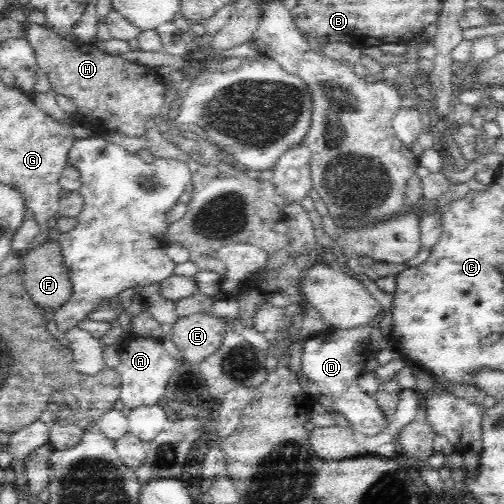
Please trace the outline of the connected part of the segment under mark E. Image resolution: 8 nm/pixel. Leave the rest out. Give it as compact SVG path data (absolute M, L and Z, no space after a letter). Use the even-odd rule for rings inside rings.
M197 313L179 318L173 327L172 340L182 358L196 366L218 351L225 340L227 325L220 317Z

